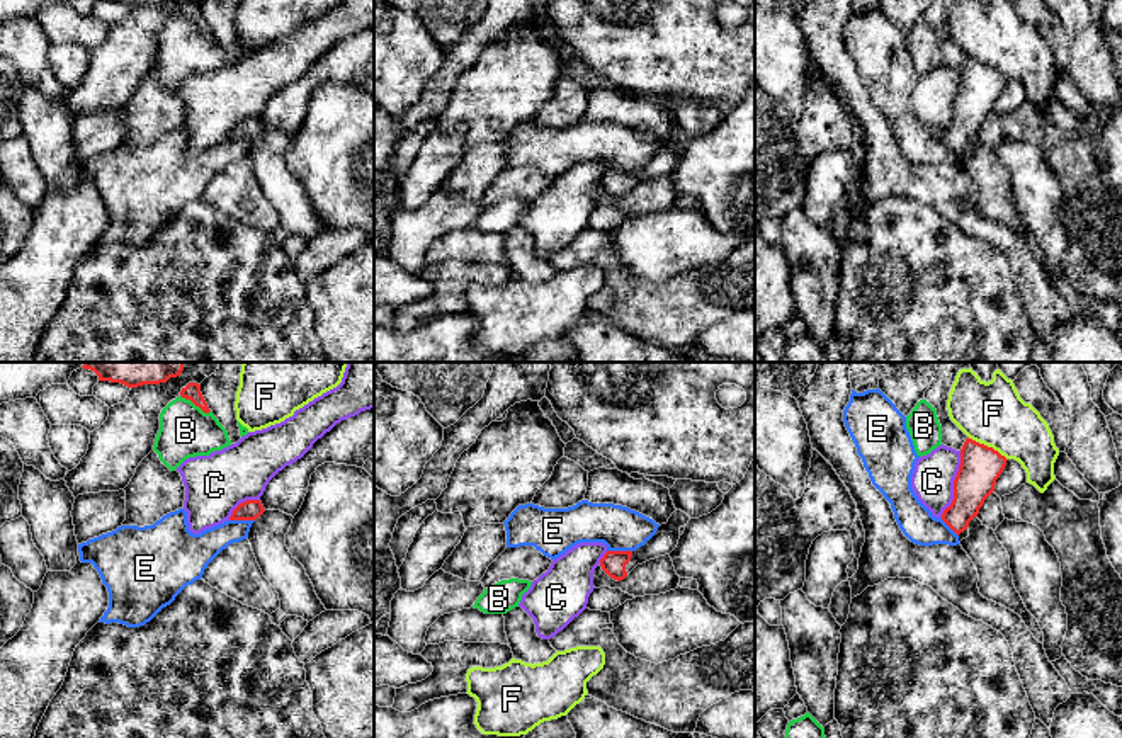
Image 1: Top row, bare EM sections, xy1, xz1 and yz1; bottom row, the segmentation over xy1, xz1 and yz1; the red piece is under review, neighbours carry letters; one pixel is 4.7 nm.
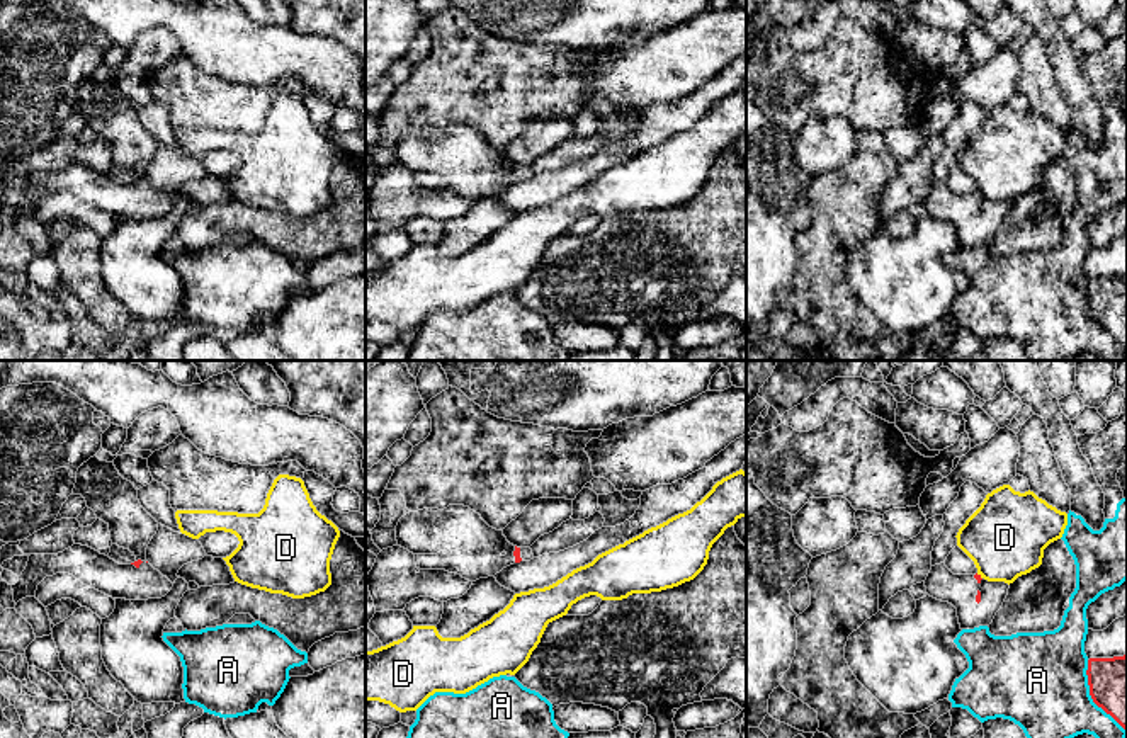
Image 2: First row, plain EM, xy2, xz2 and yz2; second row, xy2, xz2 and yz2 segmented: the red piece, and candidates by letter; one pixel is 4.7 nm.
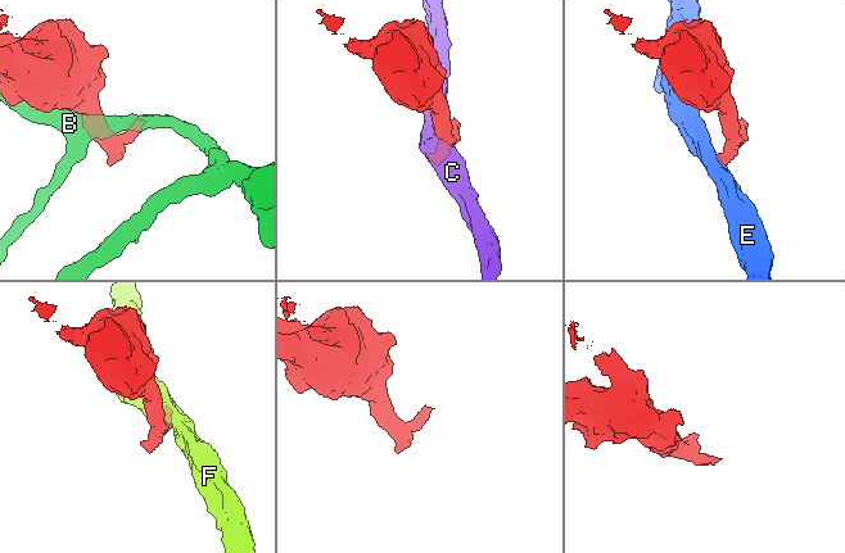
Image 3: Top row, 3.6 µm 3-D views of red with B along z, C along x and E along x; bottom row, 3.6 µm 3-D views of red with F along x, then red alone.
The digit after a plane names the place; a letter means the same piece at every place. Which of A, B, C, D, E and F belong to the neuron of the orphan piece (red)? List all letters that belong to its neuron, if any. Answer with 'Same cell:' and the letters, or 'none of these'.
Same cell: none of these

